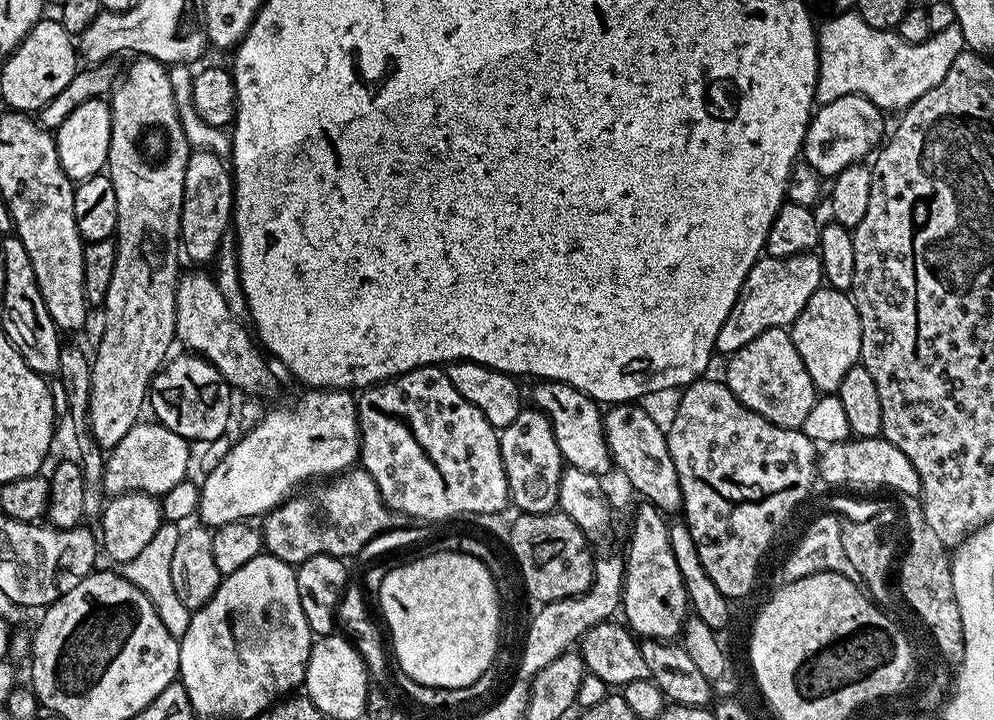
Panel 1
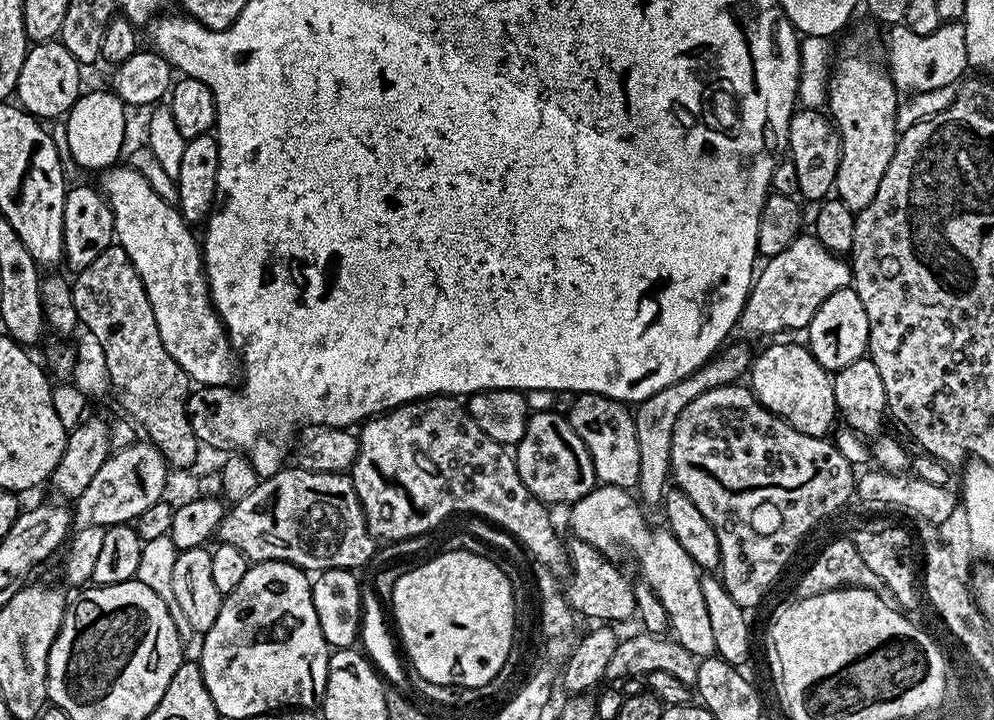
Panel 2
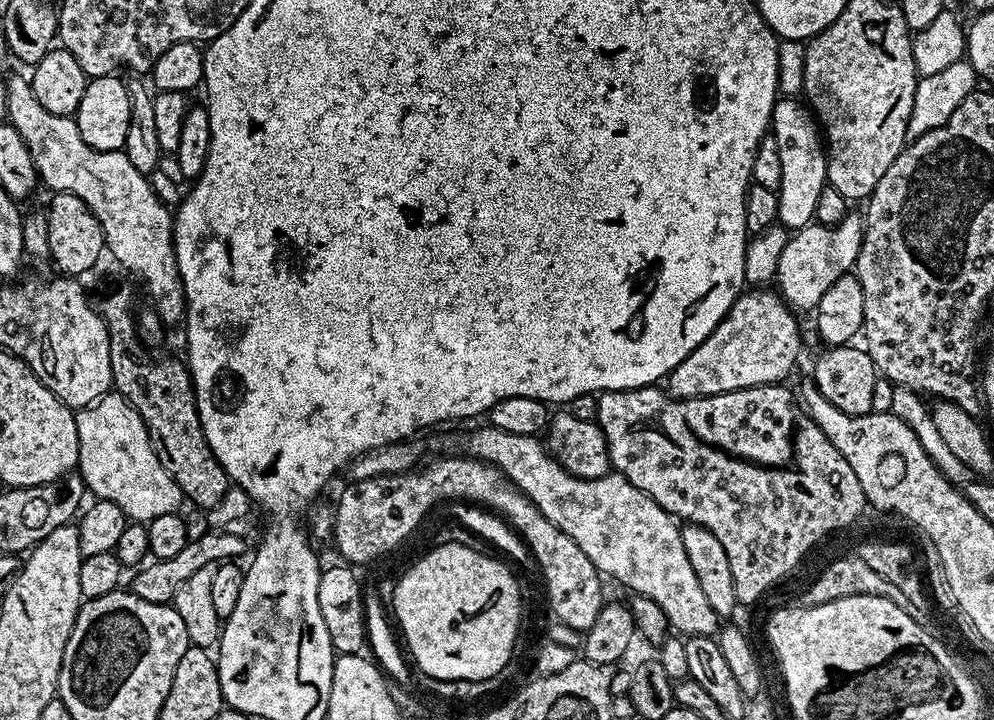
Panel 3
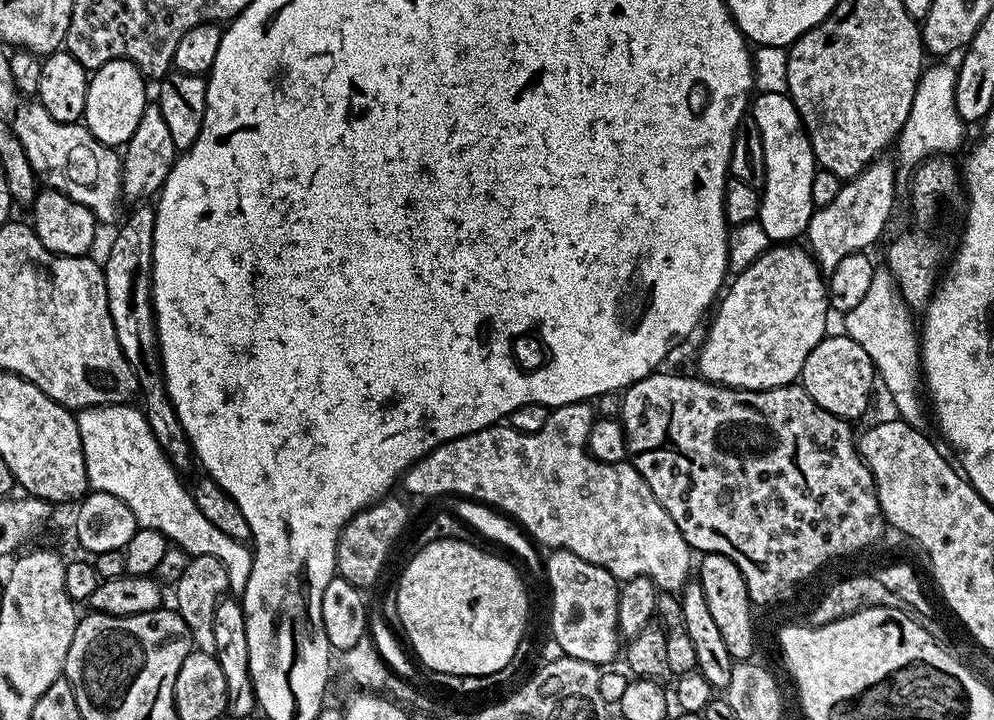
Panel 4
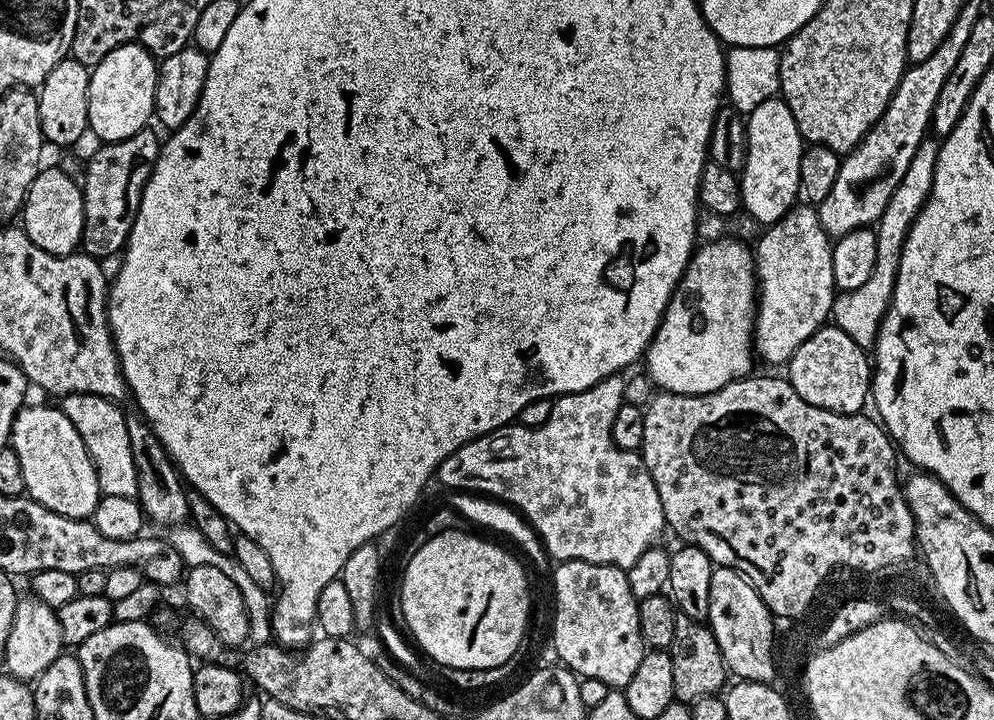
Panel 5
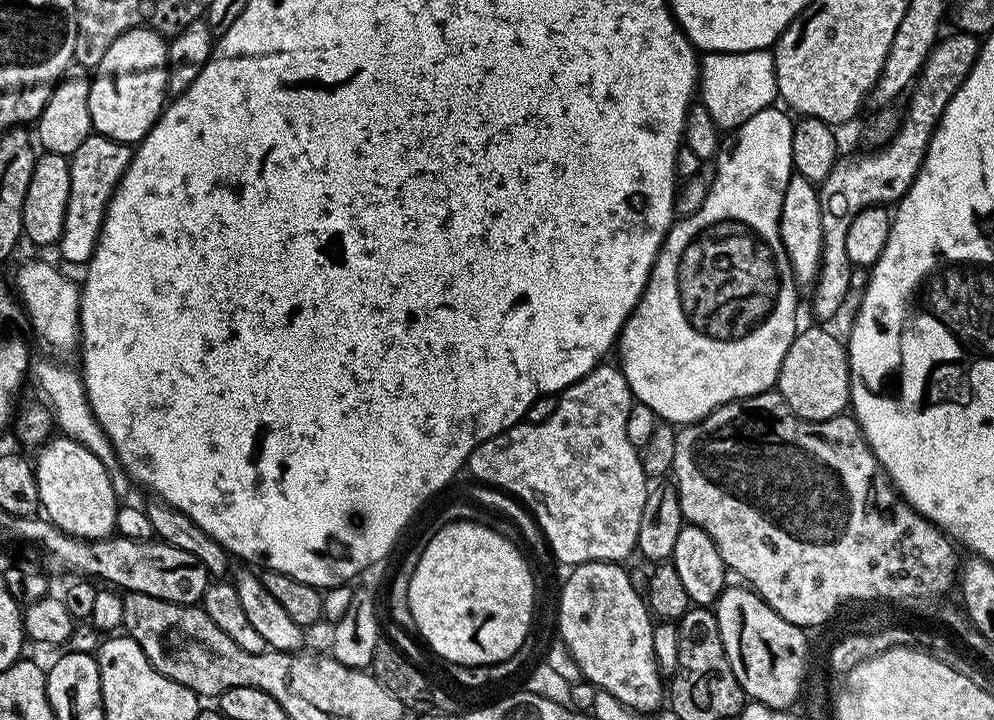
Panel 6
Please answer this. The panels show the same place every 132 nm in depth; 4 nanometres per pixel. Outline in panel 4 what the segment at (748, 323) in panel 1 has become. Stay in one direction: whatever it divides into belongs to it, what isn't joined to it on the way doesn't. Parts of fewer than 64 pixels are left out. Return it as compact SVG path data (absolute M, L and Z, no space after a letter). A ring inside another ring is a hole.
M877 158L873 160L859 174L841 185L838 198L834 198L834 202L829 206L816 208L813 211L812 218L808 223L806 242L822 272L830 274L842 258L854 252L868 250L868 247L883 234L884 227L887 226L888 219L892 216L892 207L896 204L896 191L898 191L896 169L893 161L884 159Z

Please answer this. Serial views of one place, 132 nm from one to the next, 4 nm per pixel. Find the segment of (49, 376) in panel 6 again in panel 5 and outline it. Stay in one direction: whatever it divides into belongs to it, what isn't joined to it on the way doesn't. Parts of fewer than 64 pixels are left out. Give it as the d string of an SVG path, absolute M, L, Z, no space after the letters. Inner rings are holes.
M70 392L59 397L58 407L62 414L74 424L78 435L85 443L86 450L97 471L98 486L103 495L134 498L138 478L132 453L132 439L128 433L128 416L115 400L107 400L94 394Z

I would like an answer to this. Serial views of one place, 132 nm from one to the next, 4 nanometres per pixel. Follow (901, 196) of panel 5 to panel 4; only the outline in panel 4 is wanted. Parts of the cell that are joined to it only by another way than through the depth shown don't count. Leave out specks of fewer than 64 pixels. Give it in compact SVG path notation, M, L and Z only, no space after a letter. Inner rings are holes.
M948 62L932 63L929 63L920 73L910 114L902 126L900 135L894 141L894 149L896 148L894 167L896 182L900 186L907 185L911 181L913 172L929 156L955 153L955 148L964 140L966 122L958 114L956 105L956 68L948 65ZM877 267L870 278L870 290L866 290L854 310L843 313L842 332L858 342L858 346L862 346L866 354L870 354L870 362L876 367L879 383L884 383L893 406L900 411L897 412L899 419L920 426L923 425L924 412L926 416L926 400L922 395L918 328L917 325L912 325L912 313L913 309L904 300L892 273L887 267Z

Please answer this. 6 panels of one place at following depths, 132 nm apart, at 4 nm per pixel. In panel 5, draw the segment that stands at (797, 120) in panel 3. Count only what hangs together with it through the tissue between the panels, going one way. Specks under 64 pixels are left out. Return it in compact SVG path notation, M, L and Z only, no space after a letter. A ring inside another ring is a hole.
M782 98L762 102L762 106L747 113L746 123L748 149L744 170L739 173L742 208L757 225L767 226L781 220L797 203L800 190L798 166L806 144L794 122L794 114L790 114L790 106Z

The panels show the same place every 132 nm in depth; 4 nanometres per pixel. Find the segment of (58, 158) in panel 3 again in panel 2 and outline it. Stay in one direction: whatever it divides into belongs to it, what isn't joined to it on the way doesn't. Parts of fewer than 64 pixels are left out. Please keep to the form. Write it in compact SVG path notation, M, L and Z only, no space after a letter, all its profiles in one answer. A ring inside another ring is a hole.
M113 166L107 169L101 175L104 177L101 178L98 188L112 211L115 243L124 248L129 256L129 262L145 286L163 346L186 372L193 385L205 384L208 390L231 385L232 375L235 372L237 375L238 372L237 365L236 368L232 365L234 349L228 338L228 332L224 329L224 323L221 322L220 315L216 313L216 307L212 304L212 296L208 293L202 248L197 237L196 240L192 237L193 229L175 207L168 208L167 202L152 189L151 182L142 173L135 172L132 168L120 167Z

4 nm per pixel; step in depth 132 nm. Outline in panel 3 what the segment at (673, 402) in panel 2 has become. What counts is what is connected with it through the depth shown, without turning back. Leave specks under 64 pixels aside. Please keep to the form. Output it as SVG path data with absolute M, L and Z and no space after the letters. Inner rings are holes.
M744 290L741 291L740 297L733 302L730 310L722 318L722 322L718 322L716 329L708 335L706 342L702 342L696 347L691 354L682 362L678 362L678 366L666 378L666 388L673 397L682 400L693 400L699 396L717 396L723 392L737 392L743 388L757 388L763 384L778 384L785 378L784 375L791 370L796 364L796 359L800 356L800 328L796 325L797 313L785 303L783 297L772 290Z

